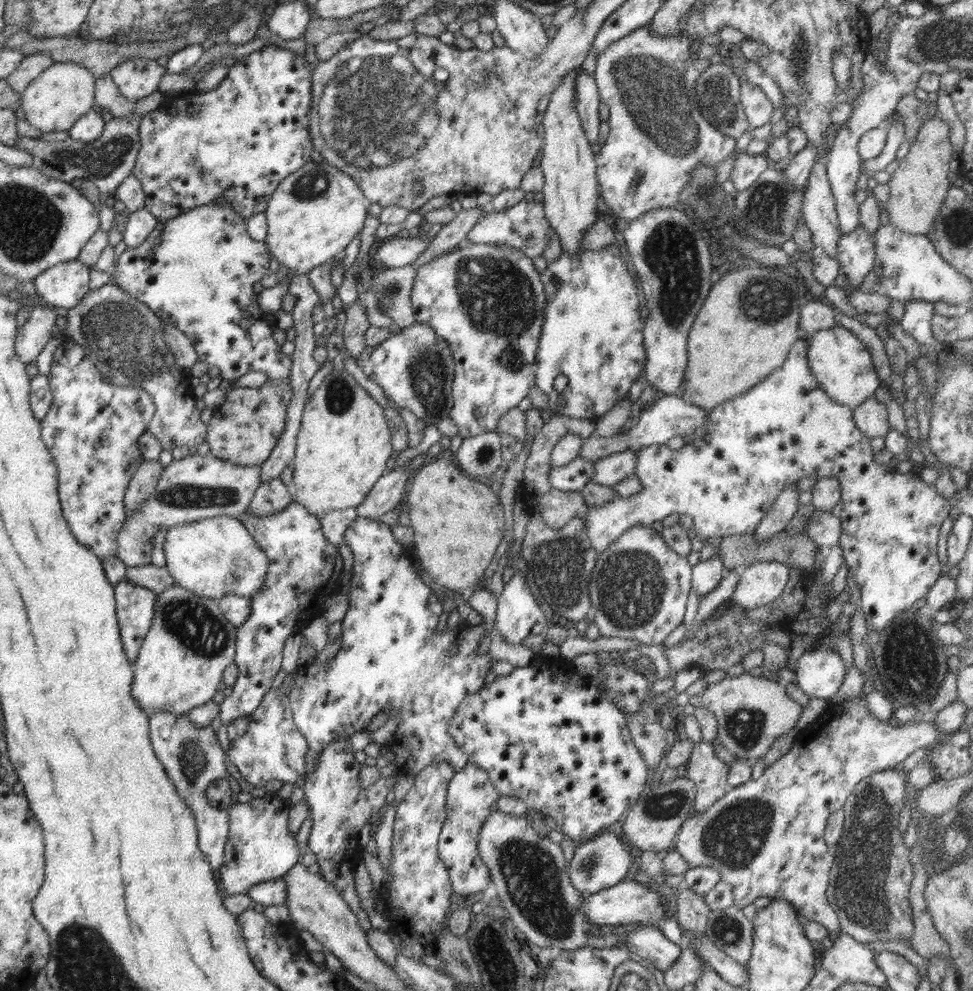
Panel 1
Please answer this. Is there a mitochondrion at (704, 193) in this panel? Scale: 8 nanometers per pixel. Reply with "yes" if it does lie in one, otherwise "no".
yes

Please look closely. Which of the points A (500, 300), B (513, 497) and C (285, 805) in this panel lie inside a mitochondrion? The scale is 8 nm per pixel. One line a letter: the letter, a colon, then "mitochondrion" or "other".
A: mitochondrion
B: other
C: other

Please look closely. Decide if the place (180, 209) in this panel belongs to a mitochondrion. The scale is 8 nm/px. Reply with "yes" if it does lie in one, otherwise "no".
no

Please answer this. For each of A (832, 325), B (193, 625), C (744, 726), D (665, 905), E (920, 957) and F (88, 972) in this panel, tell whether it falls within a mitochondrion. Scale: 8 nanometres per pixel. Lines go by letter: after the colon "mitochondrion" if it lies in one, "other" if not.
A: other
B: mitochondrion
C: mitochondrion
D: other
E: other
F: mitochondrion

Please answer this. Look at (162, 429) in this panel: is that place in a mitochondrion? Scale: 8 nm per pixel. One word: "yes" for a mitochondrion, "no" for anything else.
no

